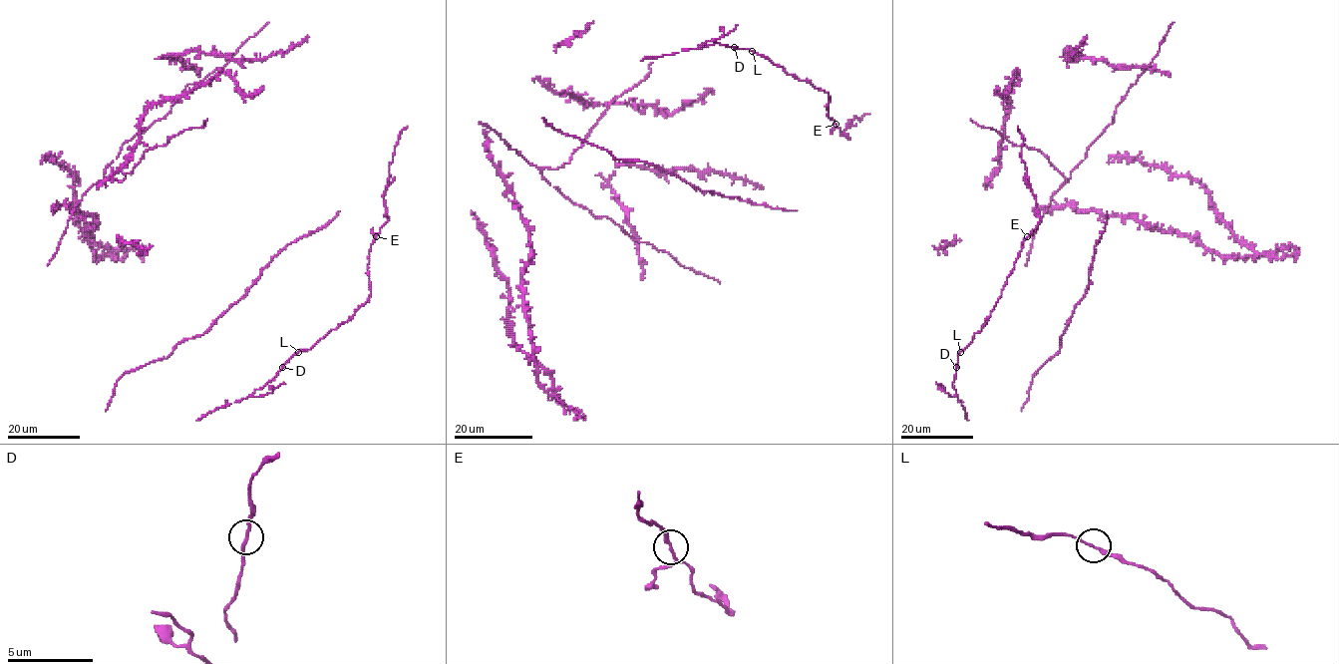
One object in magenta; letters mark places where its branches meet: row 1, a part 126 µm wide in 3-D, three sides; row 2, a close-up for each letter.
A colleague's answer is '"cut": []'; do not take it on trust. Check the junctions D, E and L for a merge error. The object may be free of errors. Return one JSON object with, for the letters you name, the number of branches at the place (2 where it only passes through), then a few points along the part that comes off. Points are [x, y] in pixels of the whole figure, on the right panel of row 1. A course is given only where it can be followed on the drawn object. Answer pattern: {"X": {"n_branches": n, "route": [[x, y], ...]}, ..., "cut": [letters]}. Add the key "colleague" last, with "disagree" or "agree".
{"E": {"n_branches": 2, "route": [[1027, 237], [1041, 220], [1034, 195], [1024, 179], [1025, 167], [1021, 158], [1024, 137], [1017, 127]]}, "cut": ["E"], "colleague": "disagree"}

